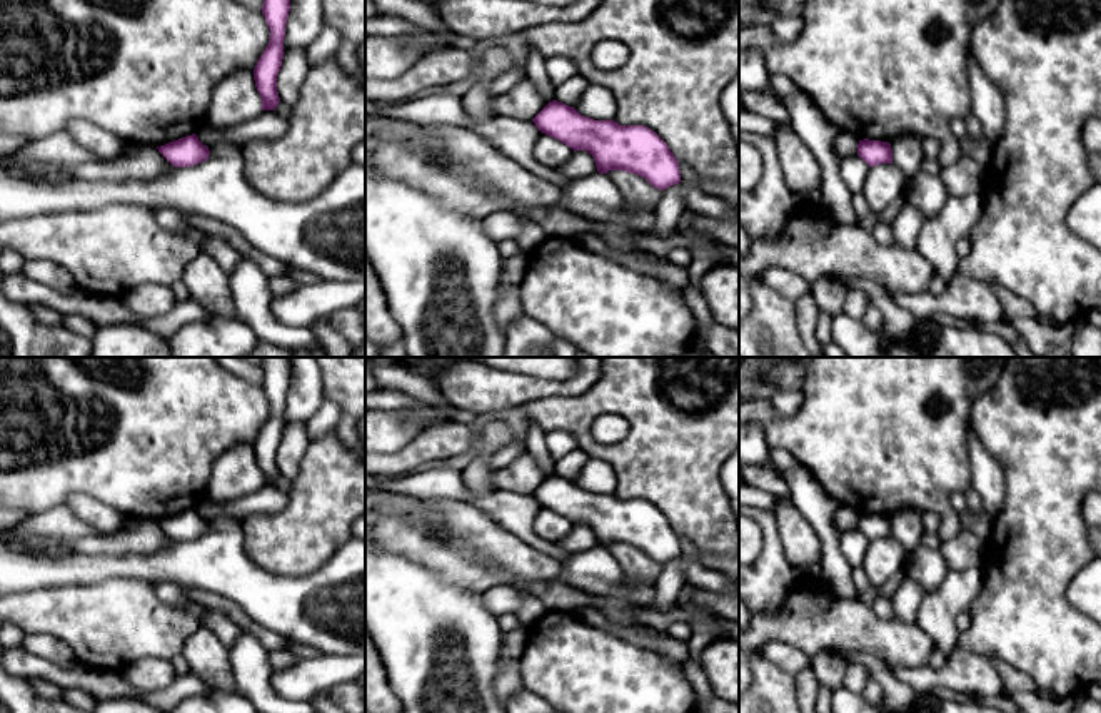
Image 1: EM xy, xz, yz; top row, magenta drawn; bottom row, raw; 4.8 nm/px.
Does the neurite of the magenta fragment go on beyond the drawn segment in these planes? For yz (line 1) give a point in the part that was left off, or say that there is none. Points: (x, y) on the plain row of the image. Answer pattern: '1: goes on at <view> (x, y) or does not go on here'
1: does not go on here

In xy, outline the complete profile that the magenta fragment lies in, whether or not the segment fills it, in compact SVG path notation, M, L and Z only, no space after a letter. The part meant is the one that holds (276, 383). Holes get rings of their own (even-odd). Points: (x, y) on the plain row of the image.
M262 357L262 367L262 387L270 404L270 414L254 442L254 454L262 471L262 484L275 484L280 476L277 449L285 427L284 412L290 386L290 357Z

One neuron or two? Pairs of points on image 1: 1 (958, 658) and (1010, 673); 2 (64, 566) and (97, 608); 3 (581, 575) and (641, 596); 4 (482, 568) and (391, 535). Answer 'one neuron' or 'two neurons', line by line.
1: two neurons
2: two neurons
3: one neuron
4: one neuron

